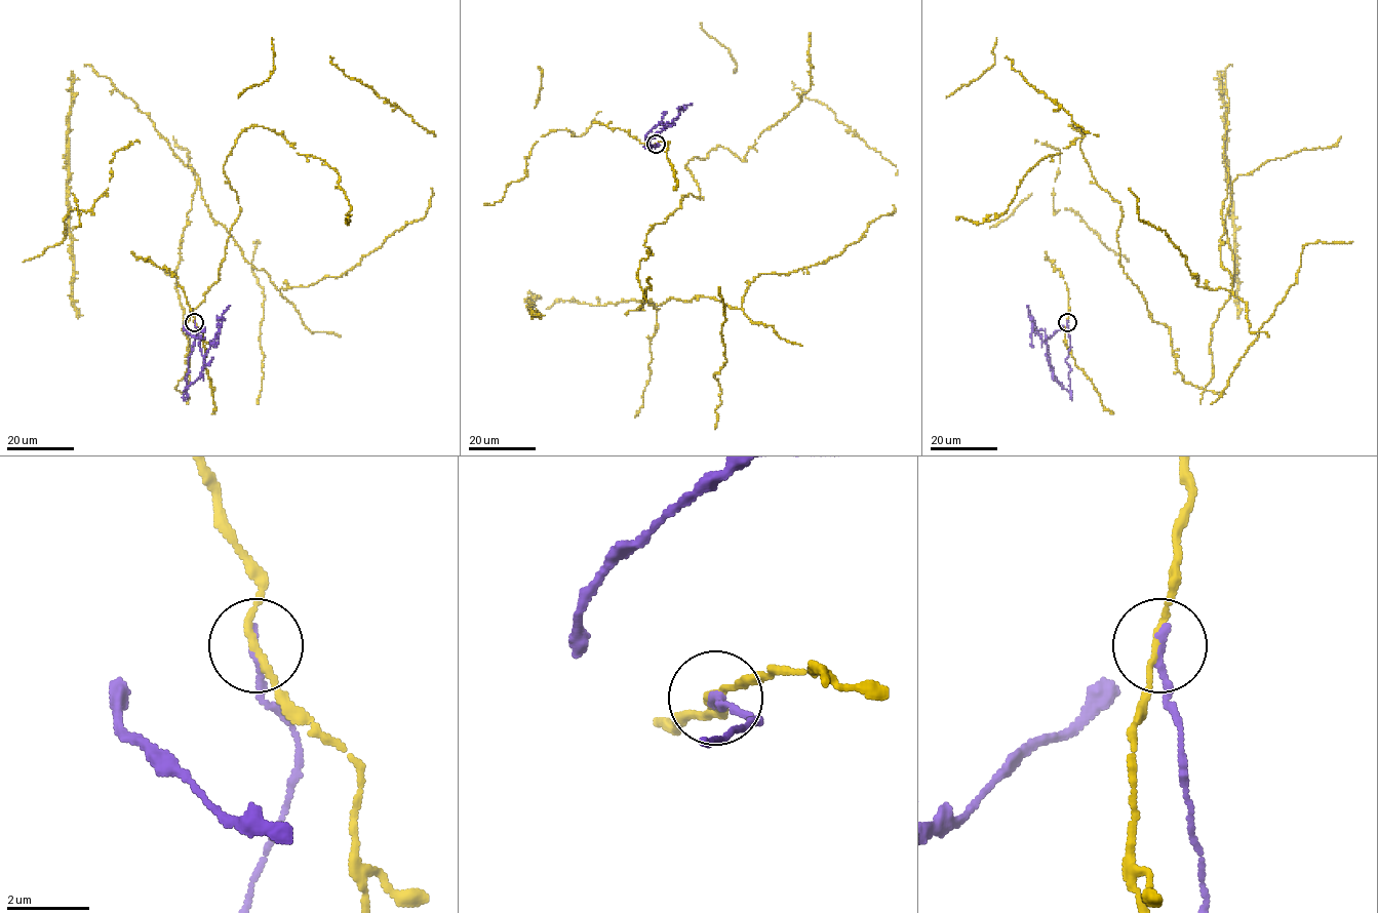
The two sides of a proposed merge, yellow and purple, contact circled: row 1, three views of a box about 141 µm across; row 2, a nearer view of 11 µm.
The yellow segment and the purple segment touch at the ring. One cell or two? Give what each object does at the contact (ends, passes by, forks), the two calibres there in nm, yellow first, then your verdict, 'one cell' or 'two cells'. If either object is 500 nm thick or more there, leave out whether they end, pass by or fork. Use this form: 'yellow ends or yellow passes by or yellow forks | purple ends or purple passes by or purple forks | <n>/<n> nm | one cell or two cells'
yellow passes by | purple ends | 140/240 nm | two cells

